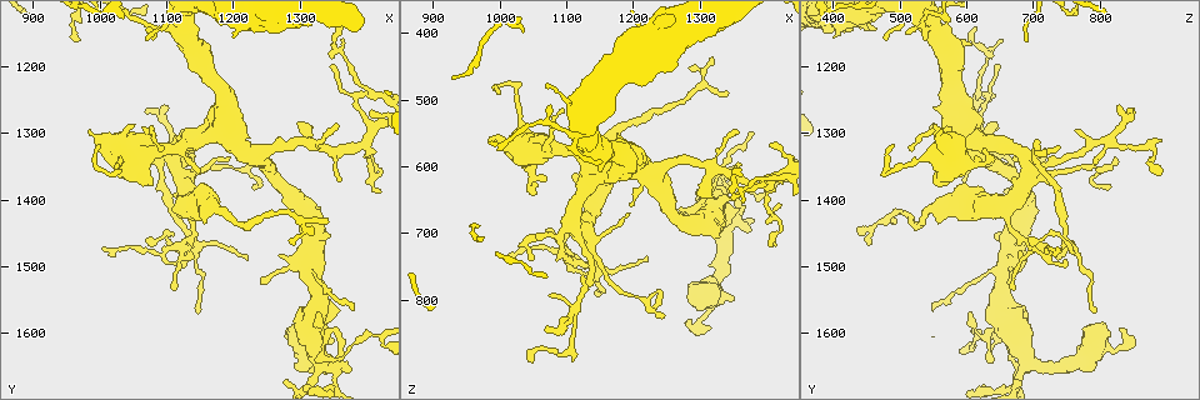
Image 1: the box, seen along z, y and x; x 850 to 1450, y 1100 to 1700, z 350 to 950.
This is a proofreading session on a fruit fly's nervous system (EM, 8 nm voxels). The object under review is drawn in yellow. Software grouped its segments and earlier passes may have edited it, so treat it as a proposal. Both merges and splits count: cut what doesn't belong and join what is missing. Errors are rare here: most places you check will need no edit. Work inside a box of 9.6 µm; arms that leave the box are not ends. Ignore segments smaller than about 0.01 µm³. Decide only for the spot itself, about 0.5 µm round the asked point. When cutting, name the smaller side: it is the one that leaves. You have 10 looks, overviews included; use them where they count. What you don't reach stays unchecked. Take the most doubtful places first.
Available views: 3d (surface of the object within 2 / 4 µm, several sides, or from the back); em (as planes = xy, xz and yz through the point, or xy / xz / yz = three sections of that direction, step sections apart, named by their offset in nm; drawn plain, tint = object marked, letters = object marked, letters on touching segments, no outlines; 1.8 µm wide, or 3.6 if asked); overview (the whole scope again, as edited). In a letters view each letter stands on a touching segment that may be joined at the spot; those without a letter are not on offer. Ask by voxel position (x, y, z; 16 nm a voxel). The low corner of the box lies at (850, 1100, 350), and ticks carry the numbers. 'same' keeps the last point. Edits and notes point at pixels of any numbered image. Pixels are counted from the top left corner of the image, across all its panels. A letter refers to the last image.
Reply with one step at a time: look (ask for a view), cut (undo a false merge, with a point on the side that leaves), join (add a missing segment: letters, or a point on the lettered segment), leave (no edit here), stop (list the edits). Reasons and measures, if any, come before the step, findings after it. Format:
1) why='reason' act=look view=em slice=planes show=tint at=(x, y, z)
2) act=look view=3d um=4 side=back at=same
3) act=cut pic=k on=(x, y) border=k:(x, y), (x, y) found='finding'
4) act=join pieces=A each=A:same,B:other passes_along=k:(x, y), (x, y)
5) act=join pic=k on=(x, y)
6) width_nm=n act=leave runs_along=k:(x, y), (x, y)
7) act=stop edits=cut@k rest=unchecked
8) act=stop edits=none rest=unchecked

why='sharp bend' act=look view=3d um=4 at=(1340, 1640, 690)

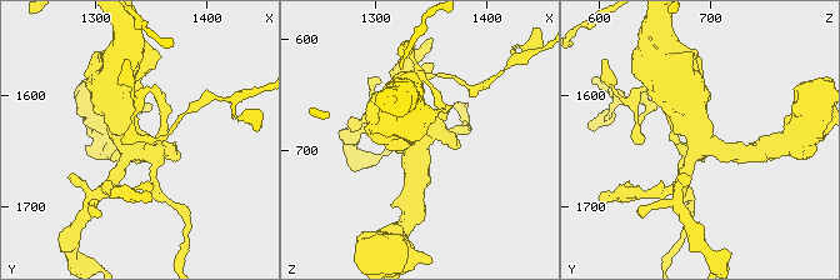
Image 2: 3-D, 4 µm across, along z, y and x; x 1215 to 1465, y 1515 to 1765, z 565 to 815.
why='need the tissue' act=look view=em slice=planes show=letters at=(1336, 1644, 688)

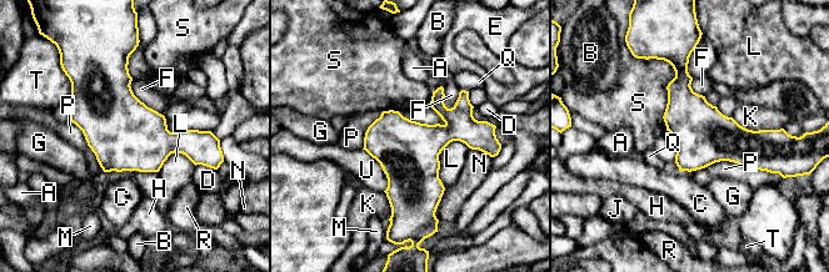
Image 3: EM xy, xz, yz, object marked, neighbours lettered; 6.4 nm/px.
act=leave each=A:other,B:other,C:other,D:other,E:other,F:other,G:other,H:other,J:other,K:other,L:other,M:other,N:other,P:other,Q:other,R:other,S:other,T:other,U:other border=3:(653, 58), (674, 71), (665, 130) found='one neuron here'

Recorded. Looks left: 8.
why='abrupt turn' act=look view=em slice=planes show=letters at=(1420, 1605, 620)

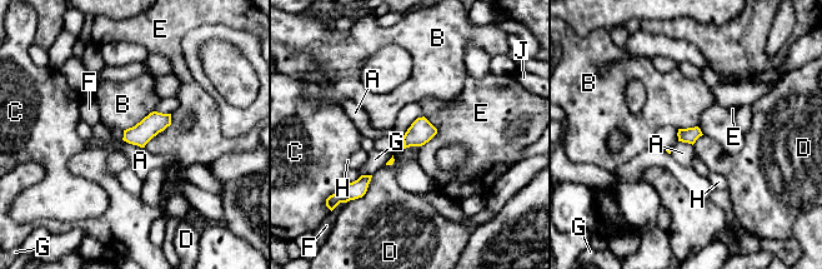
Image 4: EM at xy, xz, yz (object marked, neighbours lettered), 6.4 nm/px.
longest_contact=E:280nm act=leave each=A:other,B:other,C:other,D:other,E:other,F:other,G:other,H:other,J:other found='all the same neuron'

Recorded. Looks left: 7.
why='abrupt turn' act=look view=em slice=xz step=4 show=letters at=(1065, 1325, 580)

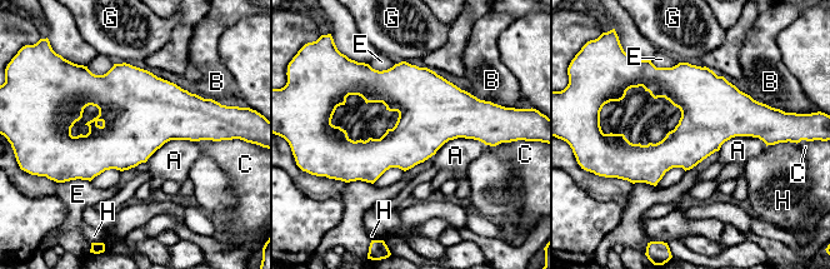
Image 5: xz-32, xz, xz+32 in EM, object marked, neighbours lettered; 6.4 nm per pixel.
act=leave each=A:other,B:other,C:other,E:other,G:other,H:other border=5:(196, 140), (168, 140), (145, 162) found='continuous, no second neuron'

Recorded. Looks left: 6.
why='an open end' act=look view=em um=3.6 slice=xz step=8 show=letters at=(1200, 1160, 400)

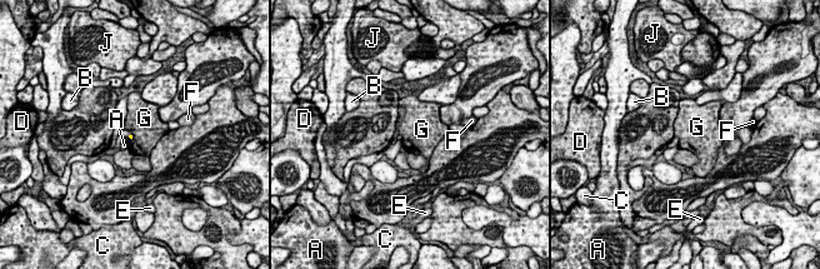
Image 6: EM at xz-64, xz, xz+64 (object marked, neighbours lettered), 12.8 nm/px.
act=look view=em um=3.6 slice=planes show=letters at=same

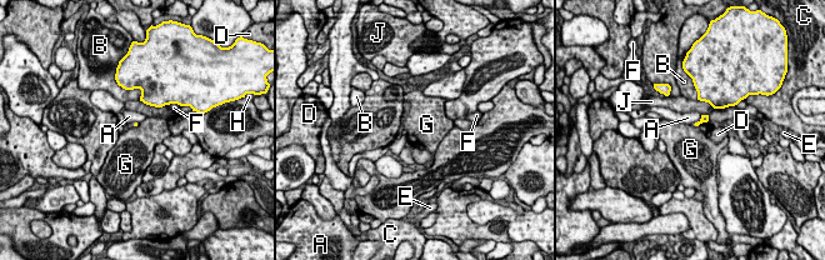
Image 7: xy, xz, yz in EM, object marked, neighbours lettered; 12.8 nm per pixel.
act=leave each=A:other,B:other,C:other,D:other,E:other,F:other,G:other,H:other,J:other found='no lettered segment goes on from it'

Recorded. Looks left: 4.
act=stop edits=none rest=unchecked

